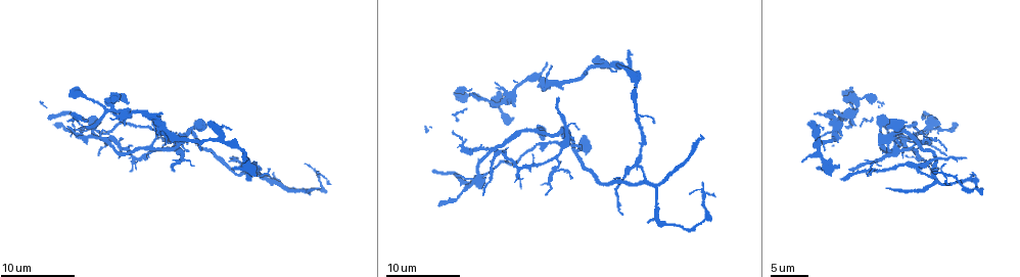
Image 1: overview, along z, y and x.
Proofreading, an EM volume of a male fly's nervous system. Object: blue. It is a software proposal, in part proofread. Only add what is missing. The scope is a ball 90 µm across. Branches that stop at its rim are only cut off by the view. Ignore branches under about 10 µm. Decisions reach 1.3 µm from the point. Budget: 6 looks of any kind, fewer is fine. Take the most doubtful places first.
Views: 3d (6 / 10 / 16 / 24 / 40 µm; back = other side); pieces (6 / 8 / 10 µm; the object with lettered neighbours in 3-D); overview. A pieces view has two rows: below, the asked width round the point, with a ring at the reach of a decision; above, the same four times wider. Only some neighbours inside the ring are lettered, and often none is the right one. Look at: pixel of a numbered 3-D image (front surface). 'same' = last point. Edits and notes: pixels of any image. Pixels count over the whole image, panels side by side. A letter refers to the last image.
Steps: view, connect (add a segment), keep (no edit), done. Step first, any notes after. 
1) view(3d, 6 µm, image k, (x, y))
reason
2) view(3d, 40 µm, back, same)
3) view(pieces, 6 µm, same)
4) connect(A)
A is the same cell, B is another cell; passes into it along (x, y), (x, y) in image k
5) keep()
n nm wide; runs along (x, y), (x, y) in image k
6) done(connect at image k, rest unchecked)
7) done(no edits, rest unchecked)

view(pieces, 6 µm, image 1, (546, 65))
free end

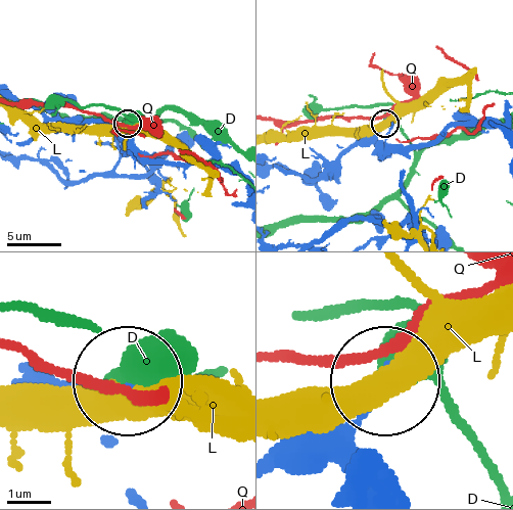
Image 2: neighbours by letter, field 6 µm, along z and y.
keep()
D, L and Q are other cells; none of them fits

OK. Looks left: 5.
view(pieces, 10 µm, image 1, (967, 158))

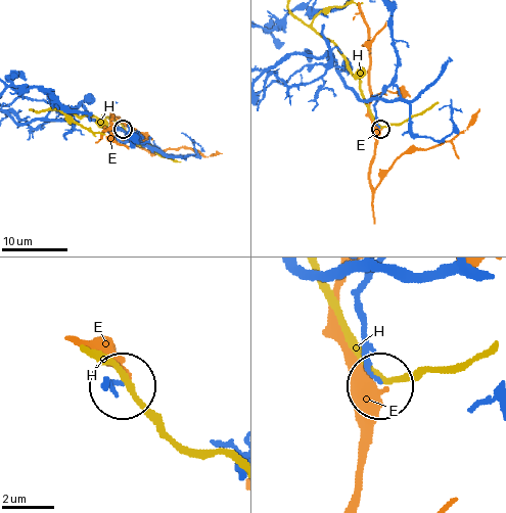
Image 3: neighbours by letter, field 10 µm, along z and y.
keep()
E and H are other cells; runs along (372, 276), (357, 309), (363, 362), (374, 379) in image 3; no lettered segment goes on from it

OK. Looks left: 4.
view(pieces, 8 µm, image 1, (569, 177))
an open end

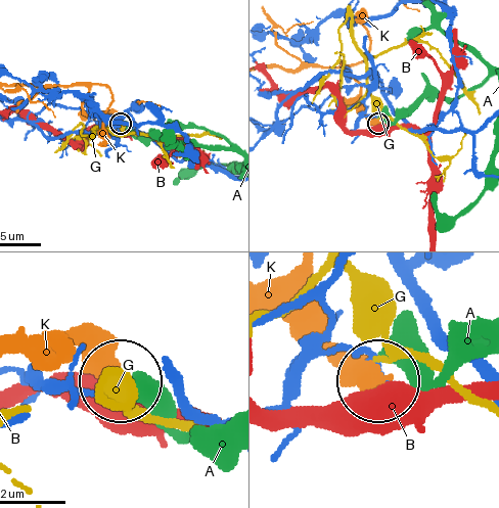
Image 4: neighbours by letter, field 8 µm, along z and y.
keep()
A, B, G and K are other cells; none of them fits

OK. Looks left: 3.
done(no edits, rest unchecked)

